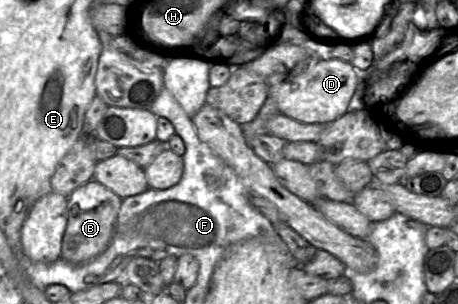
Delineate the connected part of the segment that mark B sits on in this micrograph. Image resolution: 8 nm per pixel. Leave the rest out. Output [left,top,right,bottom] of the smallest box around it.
[61,179,121,264]

